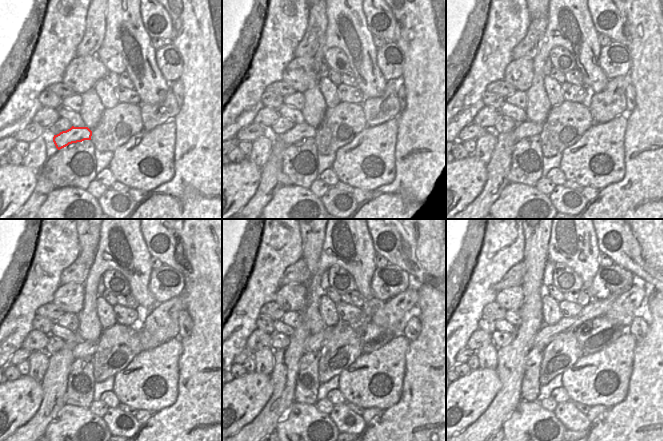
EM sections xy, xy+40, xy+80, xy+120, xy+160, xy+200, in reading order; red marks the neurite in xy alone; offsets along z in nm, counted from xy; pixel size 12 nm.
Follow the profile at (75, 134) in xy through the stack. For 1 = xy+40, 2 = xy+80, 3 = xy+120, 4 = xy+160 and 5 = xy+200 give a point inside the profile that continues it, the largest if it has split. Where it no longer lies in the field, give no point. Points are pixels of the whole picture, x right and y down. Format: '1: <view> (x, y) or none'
1: xy+40 (298, 132)
2: xy+80 (525, 129)
3: xy+120 (84, 348)
4: xy+160 (314, 342)
5: xy+200 (596, 307)

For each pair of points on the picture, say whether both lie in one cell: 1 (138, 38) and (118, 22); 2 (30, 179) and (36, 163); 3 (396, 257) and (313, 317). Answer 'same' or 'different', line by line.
1: same
2: different
3: different

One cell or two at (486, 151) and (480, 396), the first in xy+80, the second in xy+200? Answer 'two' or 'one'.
two

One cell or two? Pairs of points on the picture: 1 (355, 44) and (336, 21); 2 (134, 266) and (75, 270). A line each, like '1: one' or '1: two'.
1: one
2: two

